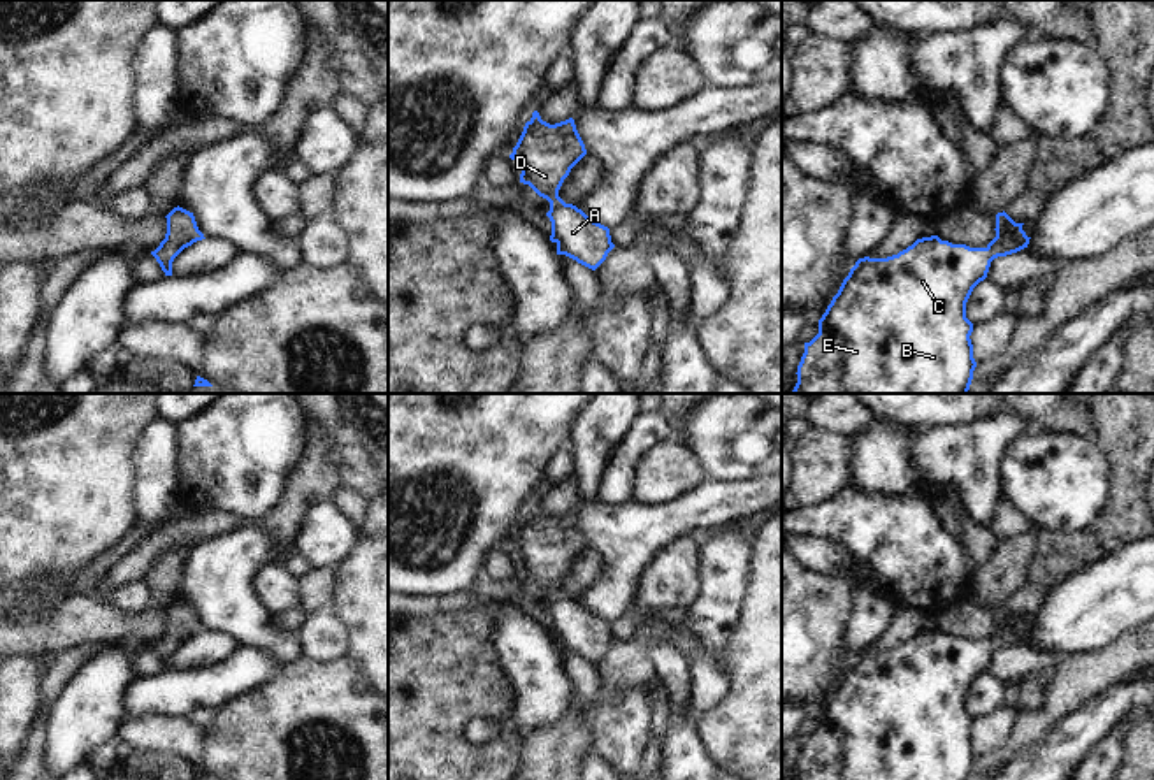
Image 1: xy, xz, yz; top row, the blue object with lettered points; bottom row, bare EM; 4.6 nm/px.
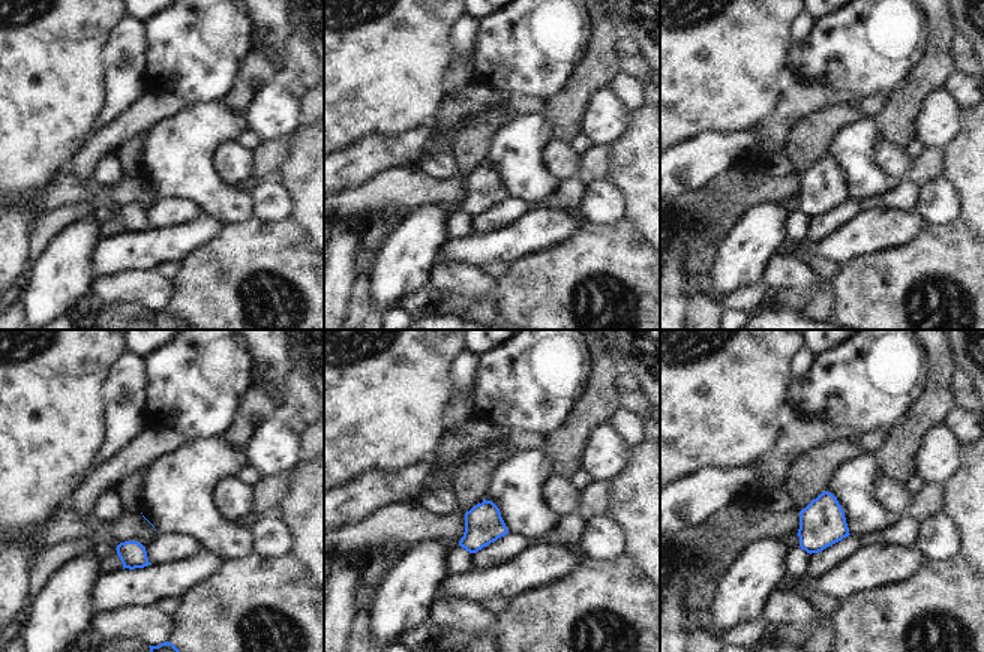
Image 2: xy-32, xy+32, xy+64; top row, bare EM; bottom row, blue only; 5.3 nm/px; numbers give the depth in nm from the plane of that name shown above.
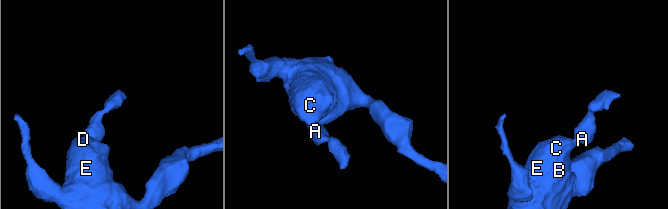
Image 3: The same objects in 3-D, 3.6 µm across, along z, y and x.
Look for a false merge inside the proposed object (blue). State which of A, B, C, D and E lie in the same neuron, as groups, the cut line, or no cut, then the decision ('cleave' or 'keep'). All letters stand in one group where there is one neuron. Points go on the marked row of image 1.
A B C D E; no cut; keep

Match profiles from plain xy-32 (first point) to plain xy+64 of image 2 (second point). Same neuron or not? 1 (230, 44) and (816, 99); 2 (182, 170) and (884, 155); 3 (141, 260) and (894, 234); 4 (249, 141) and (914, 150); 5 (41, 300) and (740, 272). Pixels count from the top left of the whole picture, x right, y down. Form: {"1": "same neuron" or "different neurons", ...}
{"1": "different neurons", "2": "different neurons", "3": "same neuron", "4": "same neuron", "5": "same neuron"}

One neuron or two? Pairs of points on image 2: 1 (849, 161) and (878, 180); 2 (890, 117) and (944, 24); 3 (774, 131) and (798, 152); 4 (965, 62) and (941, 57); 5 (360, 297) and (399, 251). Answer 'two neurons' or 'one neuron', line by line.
1: one neuron
2: one neuron
3: two neurons
4: two neurons
5: two neurons

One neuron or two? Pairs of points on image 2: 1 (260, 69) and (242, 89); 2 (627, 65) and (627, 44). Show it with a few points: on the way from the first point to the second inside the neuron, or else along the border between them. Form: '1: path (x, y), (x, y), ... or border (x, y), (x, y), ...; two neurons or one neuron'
1: path (255, 74), (246, 84); one neuron
2: path (627, 60), (627, 48); one neuron

